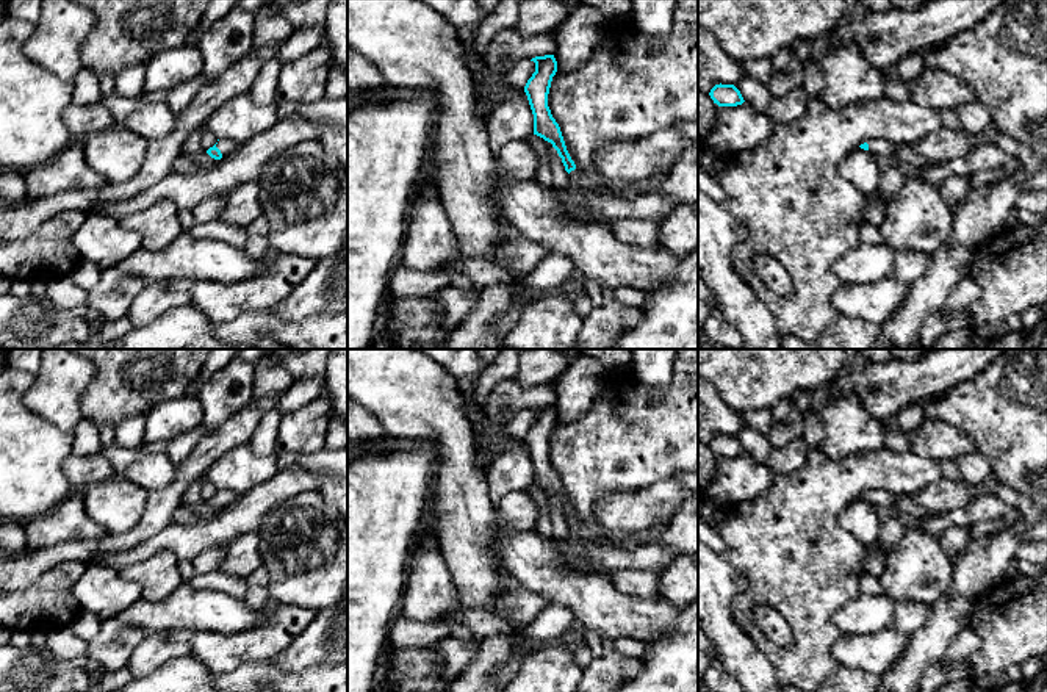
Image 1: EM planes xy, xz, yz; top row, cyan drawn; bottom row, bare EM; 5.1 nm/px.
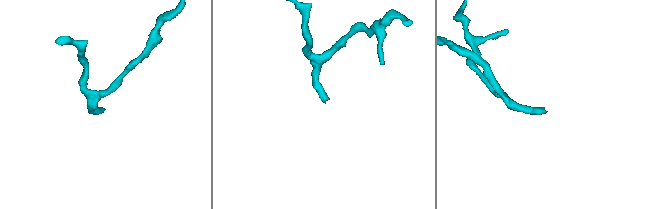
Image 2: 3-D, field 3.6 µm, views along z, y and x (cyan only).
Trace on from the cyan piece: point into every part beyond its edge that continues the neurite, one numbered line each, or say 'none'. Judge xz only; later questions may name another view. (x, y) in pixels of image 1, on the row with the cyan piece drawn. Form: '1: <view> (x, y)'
1: xz (606, 205)

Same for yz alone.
1: yz (878, 147)

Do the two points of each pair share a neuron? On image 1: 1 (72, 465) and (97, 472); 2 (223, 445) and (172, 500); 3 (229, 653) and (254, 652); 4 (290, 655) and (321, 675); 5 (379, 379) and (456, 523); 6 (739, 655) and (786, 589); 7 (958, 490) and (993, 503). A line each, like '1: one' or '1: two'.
1: one
2: one
3: one
4: two
5: one
6: two
7: two

